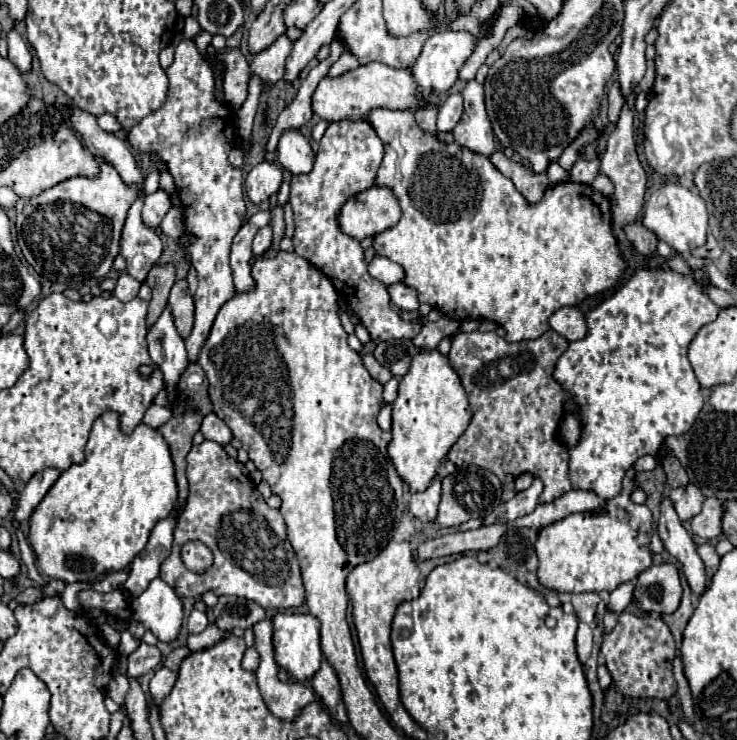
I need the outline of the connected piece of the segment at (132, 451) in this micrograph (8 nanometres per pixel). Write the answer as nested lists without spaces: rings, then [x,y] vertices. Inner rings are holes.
[[[105,412],[91,428],[85,446],[85,462],[73,464],[69,470],[65,470],[31,514],[29,542],[41,572],[51,578],[67,580],[67,576],[79,576],[79,580],[83,580],[83,576],[93,578],[105,570],[119,572],[145,548],[153,526],[161,518],[169,516],[175,502],[177,484],[173,460],[163,436],[147,424],[139,424],[133,434],[125,436],[119,430],[115,412]]]

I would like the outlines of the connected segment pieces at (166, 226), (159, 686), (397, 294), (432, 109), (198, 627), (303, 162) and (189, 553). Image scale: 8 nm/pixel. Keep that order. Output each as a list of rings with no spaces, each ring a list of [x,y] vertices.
[[[173,204],[169,208],[169,212],[161,222],[161,230],[171,238],[179,238],[183,234],[183,210],[179,204]]]
[[[165,666],[159,668],[159,670],[155,672],[155,676],[151,678],[151,682],[149,682],[149,692],[151,692],[153,702],[157,704],[157,708],[161,706],[161,702],[163,702],[163,700],[167,698],[167,694],[171,692],[175,680],[177,680],[177,674],[171,672],[171,670],[165,668]]]
[[[401,282],[397,284],[389,284],[387,286],[387,292],[391,296],[391,302],[399,308],[399,310],[409,310],[409,312],[415,312],[419,308],[419,302],[417,302],[417,292]]]
[[[425,104],[425,106],[417,108],[417,112],[415,112],[415,120],[417,120],[417,124],[419,124],[425,132],[435,134],[435,132],[437,132],[437,128],[435,128],[435,120],[437,120],[437,106]]]
[[[193,610],[191,616],[189,616],[189,620],[187,620],[187,628],[189,628],[191,634],[203,632],[207,628],[207,624],[209,624],[207,622],[207,616],[203,612],[199,612],[199,610]]]
[[[291,128],[281,134],[277,144],[277,160],[283,168],[291,174],[307,174],[313,168],[313,158],[313,150],[299,130]]]
[[[185,542],[181,548],[181,560],[191,572],[203,574],[213,564],[213,552],[203,542]]]

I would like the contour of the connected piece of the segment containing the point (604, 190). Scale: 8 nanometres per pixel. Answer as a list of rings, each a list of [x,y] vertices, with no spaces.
[[[597,174],[597,178],[595,178],[595,182],[593,182],[593,186],[601,192],[601,194],[605,194],[605,196],[613,196],[613,182],[605,176],[605,174]]]

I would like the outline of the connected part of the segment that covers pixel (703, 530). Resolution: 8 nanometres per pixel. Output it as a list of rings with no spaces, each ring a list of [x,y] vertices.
[[[715,498],[705,500],[703,510],[691,520],[691,532],[703,540],[715,540],[721,534],[721,516],[721,502]]]

